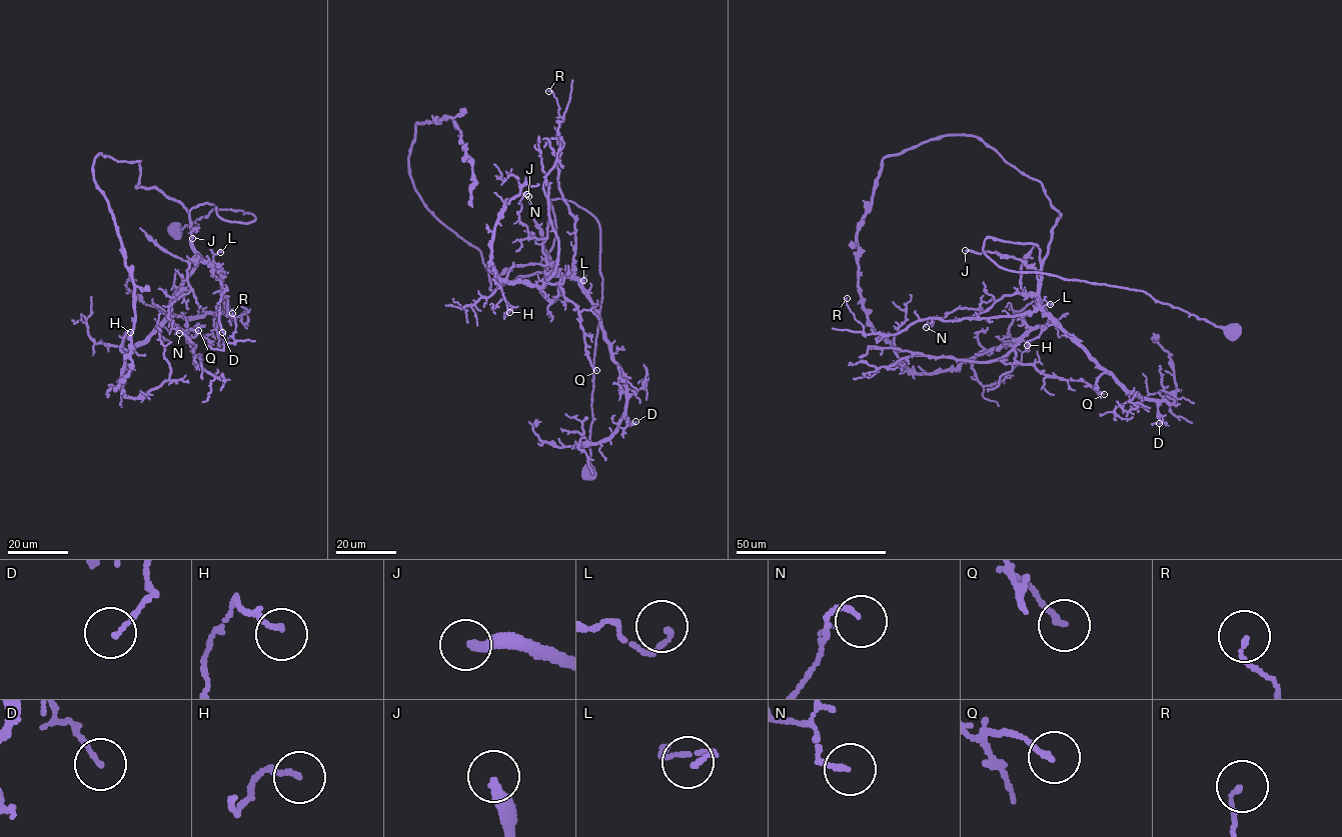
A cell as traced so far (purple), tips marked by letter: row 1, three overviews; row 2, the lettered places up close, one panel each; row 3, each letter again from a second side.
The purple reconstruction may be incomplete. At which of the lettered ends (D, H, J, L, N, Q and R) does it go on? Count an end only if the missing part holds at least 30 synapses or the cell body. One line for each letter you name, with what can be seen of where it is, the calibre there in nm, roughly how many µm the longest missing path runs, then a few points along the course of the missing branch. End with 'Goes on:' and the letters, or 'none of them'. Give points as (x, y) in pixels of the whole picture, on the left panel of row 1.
Goes on: none of them

